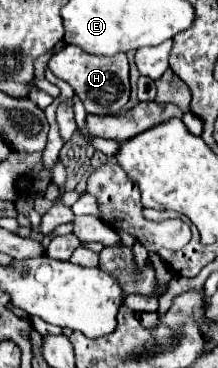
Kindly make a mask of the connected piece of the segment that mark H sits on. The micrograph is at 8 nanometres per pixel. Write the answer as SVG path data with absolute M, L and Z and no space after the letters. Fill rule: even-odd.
M67 45L49 59L51 71L67 81L81 97L87 113L93 115L117 115L129 101L129 61L125 53L117 55L91 55L77 45Z

